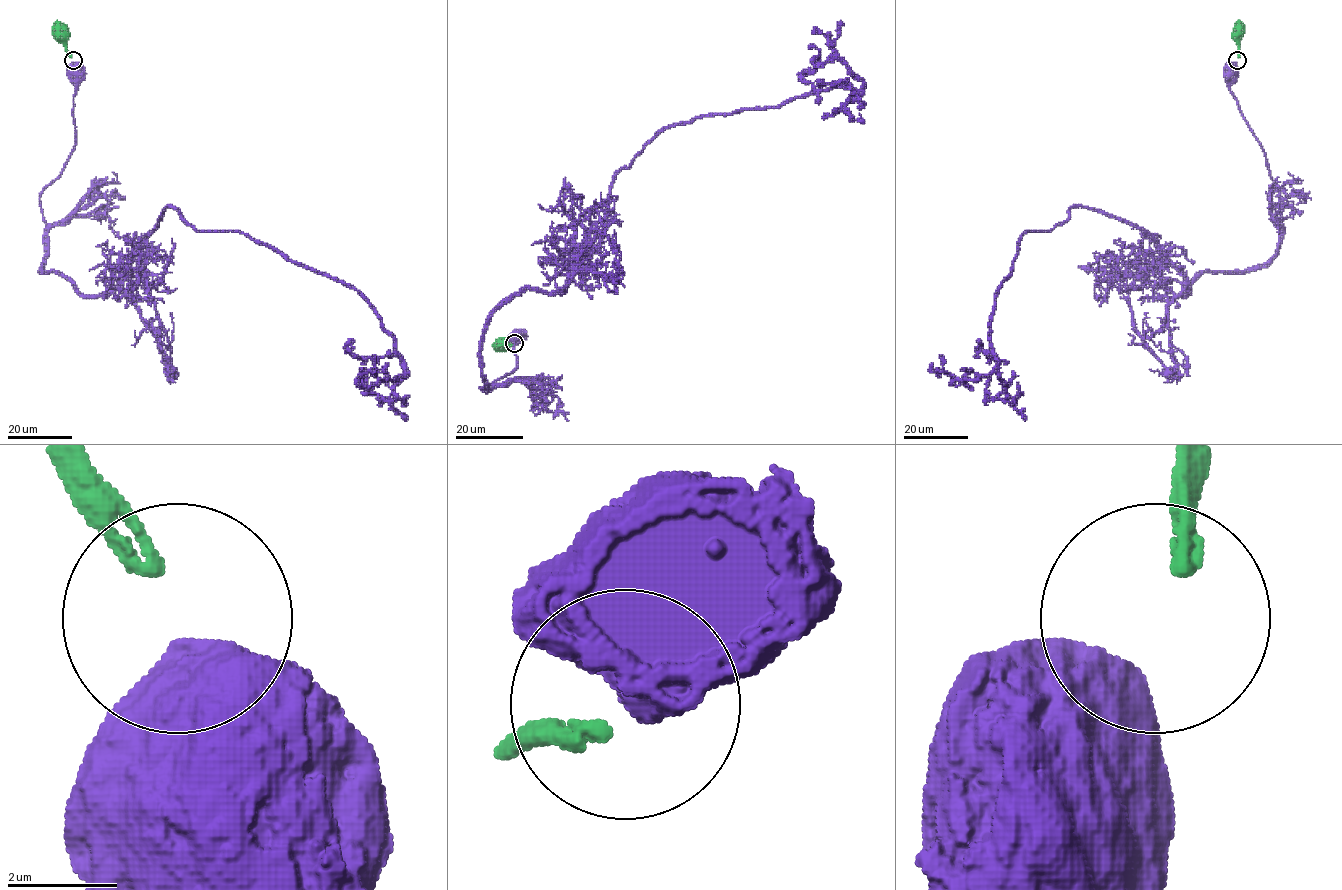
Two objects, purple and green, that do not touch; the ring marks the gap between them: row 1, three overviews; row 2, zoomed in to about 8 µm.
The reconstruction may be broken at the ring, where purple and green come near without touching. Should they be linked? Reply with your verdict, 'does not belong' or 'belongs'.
does not belong

